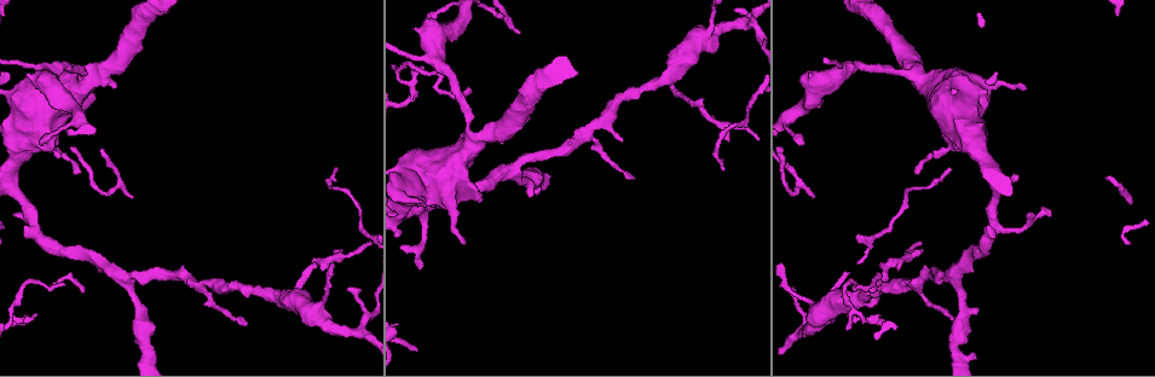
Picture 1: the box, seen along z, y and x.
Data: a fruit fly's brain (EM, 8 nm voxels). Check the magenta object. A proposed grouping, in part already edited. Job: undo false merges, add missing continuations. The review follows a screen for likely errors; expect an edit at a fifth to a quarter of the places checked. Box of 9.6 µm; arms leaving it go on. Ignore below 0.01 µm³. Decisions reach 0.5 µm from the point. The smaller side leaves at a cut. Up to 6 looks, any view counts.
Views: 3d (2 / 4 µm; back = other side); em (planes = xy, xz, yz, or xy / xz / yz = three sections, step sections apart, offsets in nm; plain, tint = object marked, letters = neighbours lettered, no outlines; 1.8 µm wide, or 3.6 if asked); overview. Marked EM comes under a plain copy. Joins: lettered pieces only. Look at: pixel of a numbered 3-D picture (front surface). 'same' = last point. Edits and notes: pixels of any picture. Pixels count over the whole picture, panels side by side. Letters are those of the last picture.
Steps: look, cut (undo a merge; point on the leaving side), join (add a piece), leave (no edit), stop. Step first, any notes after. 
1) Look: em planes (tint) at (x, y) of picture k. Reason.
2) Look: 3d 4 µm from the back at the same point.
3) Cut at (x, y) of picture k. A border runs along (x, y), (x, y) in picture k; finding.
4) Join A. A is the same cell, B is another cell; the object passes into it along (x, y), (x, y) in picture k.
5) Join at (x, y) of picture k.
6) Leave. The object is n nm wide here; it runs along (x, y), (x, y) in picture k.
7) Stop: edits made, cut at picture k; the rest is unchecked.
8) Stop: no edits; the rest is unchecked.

Look: 3d 4 µm at (621, 139) of picture 1. Branch stops here.

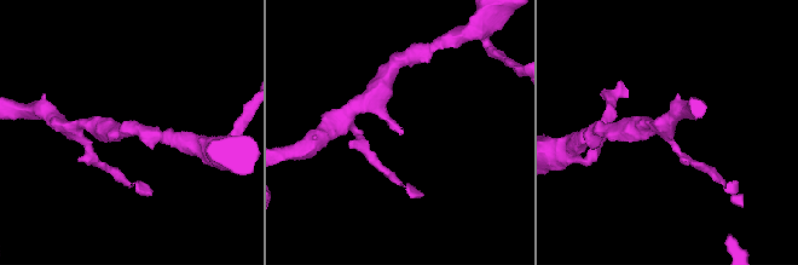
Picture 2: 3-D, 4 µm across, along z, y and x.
Look: em xz step 16 (tint) at (401, 129) of picture 2. Now the EM.

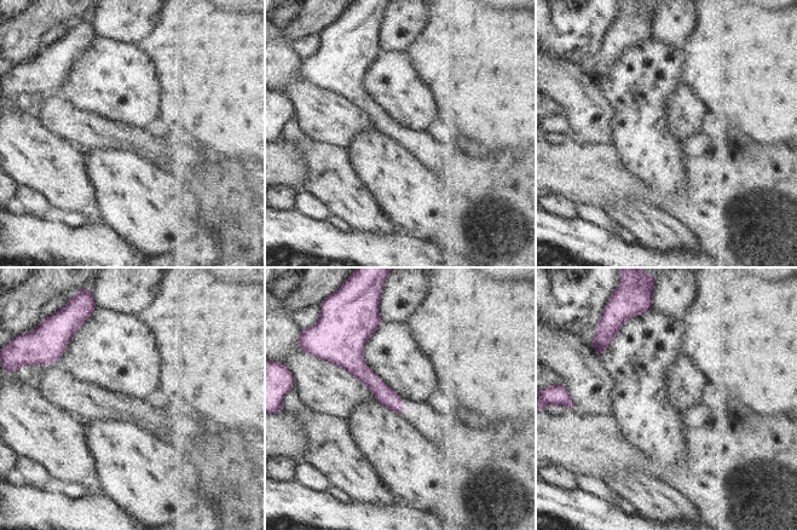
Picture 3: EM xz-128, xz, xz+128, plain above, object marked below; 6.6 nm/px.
Look: em xz step 16 (letters) at the same point.

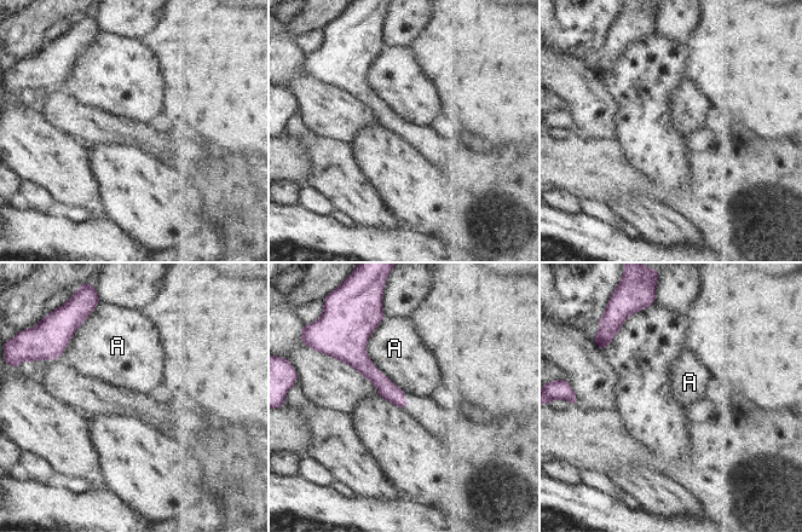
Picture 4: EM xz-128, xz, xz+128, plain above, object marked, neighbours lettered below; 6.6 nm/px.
Leave. A is another cell; a border runs along (384, 317), (365, 354), (405, 392) in picture 4; none of them fits.

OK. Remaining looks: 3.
Look: 3d 4 µm at (360, 329) of picture 1. Side arm on a straight run.

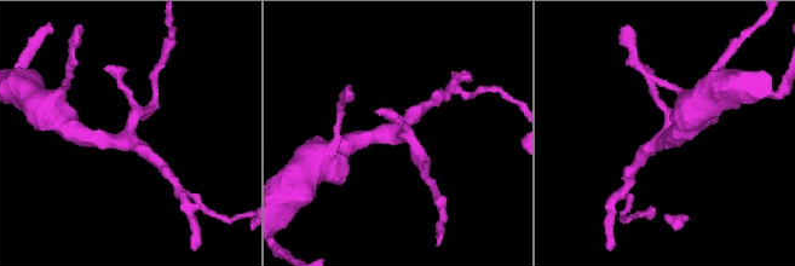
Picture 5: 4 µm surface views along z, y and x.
Look: em planes (letters) at (123, 141) of picture 5.

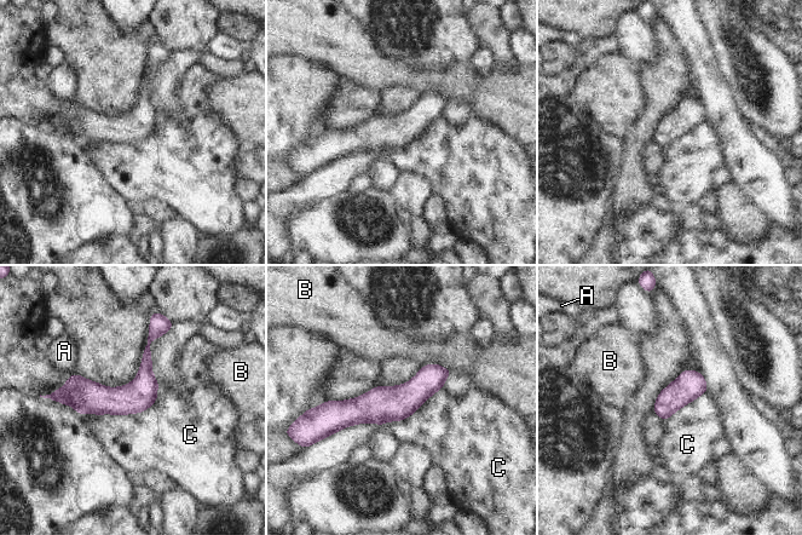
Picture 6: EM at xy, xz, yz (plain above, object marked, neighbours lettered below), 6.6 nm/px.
Leave. The longest contact is with C, 850 nm; A, B and C are other cells; one neuron here.

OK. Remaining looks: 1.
Look: em 3.6 µm planes (letters) at (31, 133) of picture 1. Thick turns thin.

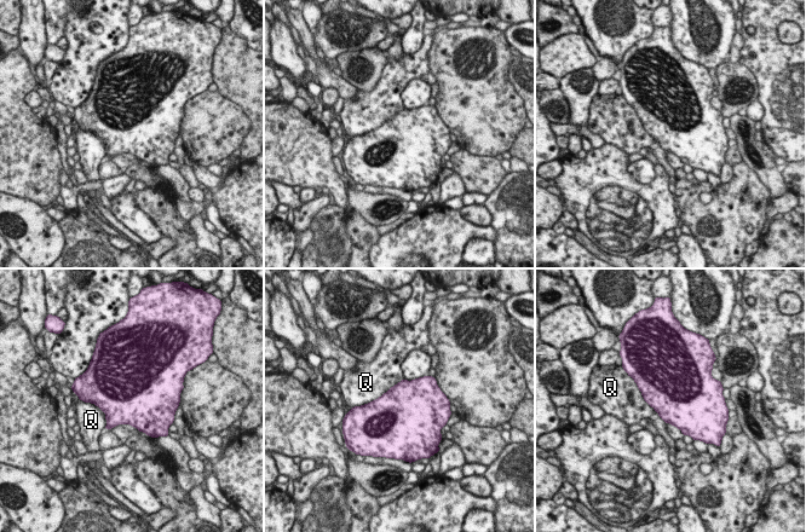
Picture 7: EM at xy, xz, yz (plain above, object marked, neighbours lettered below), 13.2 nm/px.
Leave. The longest contact is with Q, 700 nm; Q is another cell; a border runs along (403, 377), (375, 399), (358, 406) in picture 7; one neuron here.

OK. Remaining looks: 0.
Stop: no edits; the rest is unchecked.

